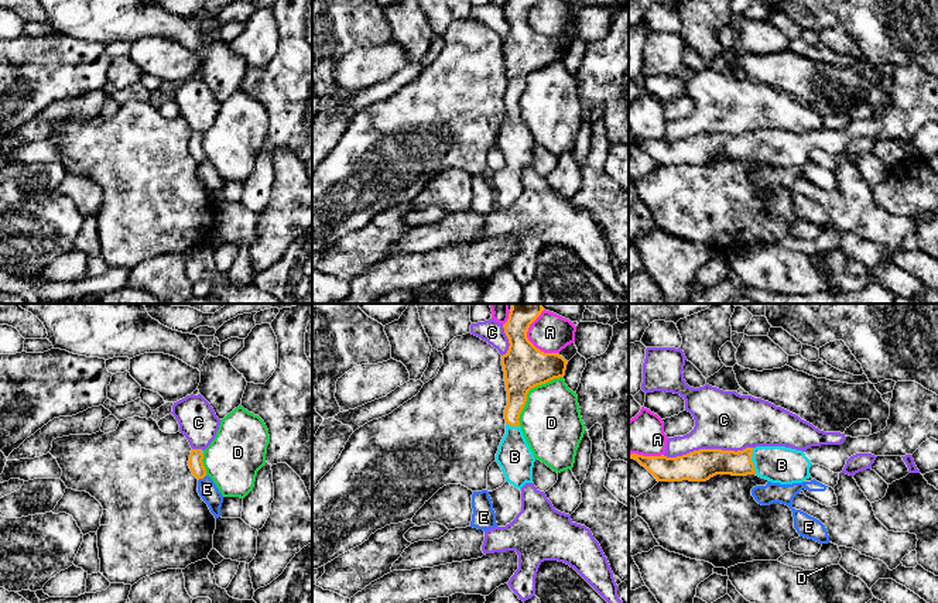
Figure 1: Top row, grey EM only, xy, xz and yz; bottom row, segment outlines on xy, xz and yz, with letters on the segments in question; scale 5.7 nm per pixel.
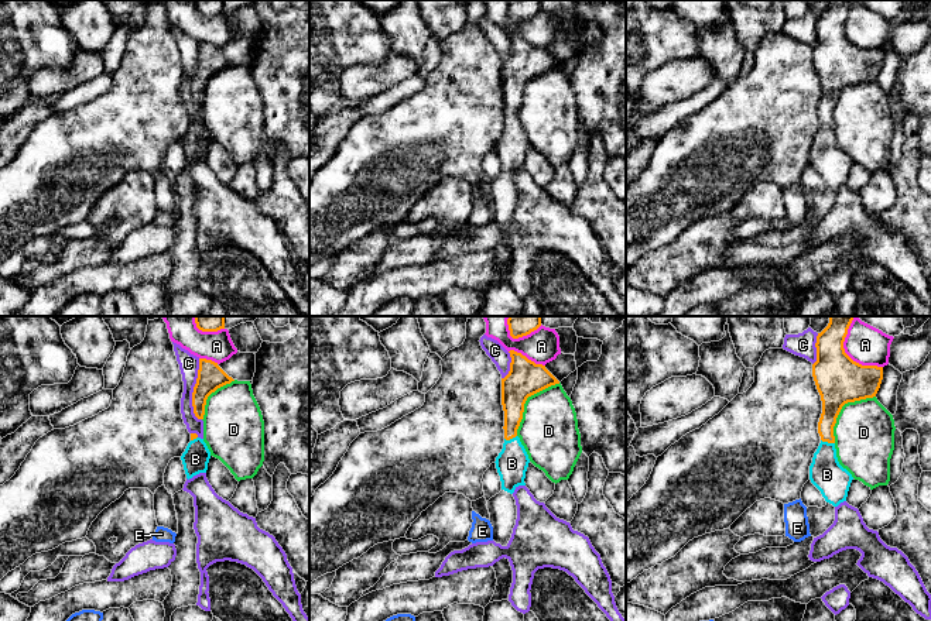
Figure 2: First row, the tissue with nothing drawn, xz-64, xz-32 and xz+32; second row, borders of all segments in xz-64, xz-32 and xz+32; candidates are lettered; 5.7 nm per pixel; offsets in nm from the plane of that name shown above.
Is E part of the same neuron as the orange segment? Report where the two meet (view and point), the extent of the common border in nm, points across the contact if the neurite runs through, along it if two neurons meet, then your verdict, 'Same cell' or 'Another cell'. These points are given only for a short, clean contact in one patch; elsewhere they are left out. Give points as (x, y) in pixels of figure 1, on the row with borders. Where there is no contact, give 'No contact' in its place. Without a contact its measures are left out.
Touches orange at xy (201, 478). Shared border 60 nm. Boundary: xy (205, 475), (198, 480). Another cell

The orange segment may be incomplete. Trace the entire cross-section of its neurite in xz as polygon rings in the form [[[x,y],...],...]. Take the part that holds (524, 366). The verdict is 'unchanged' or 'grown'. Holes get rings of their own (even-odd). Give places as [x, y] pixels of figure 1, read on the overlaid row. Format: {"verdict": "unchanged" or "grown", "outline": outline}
{"verdict": "grown", "outline": [[[511,304],[503,325],[509,350],[501,356],[507,405],[504,410],[506,434],[499,445],[496,462],[506,483],[489,491],[497,527],[506,527],[521,511],[521,487],[533,483],[535,458],[523,435],[520,414],[531,388],[565,376],[568,362],[558,353],[544,353],[527,338],[530,325],[544,311],[542,304]]]}

